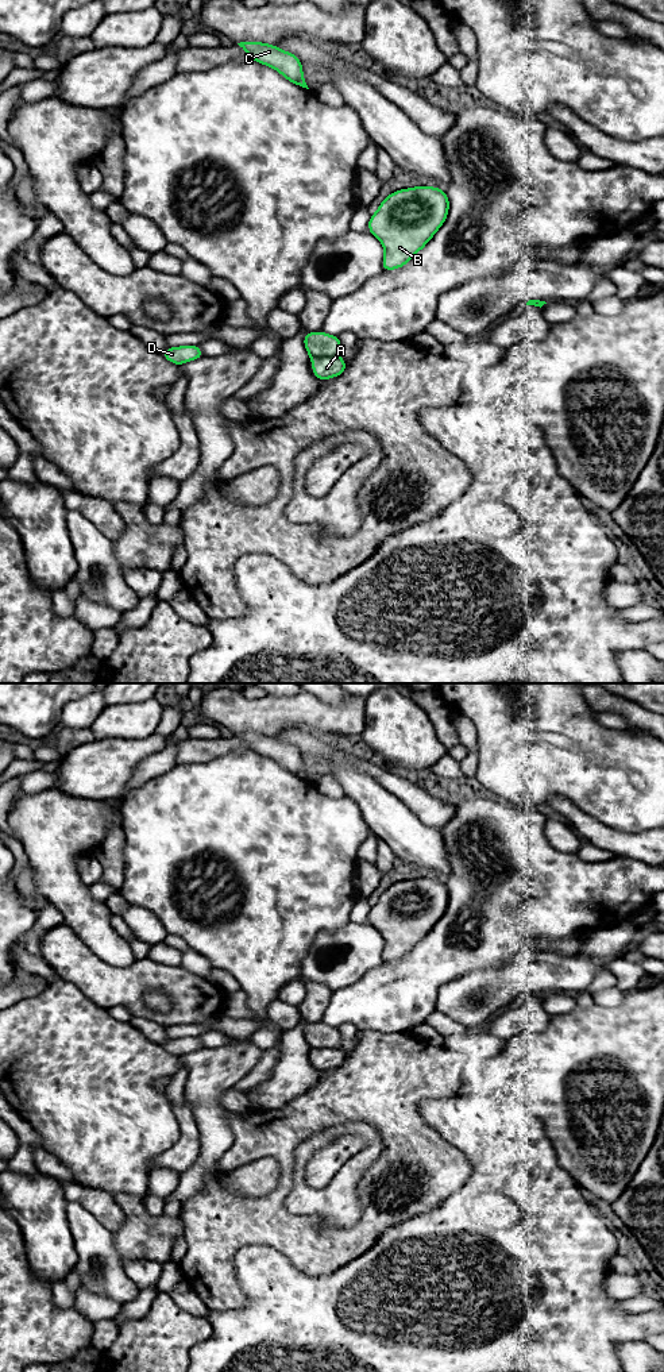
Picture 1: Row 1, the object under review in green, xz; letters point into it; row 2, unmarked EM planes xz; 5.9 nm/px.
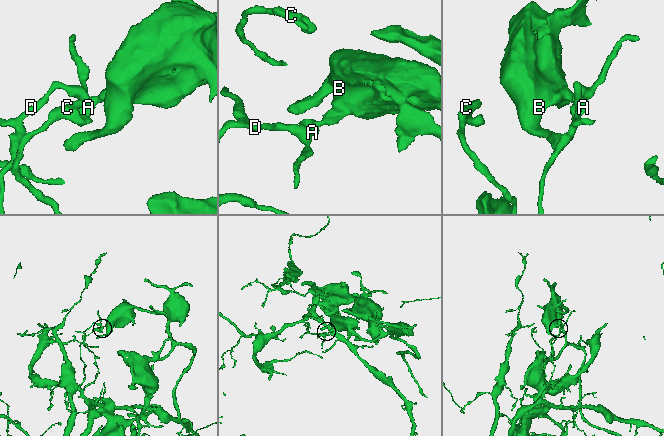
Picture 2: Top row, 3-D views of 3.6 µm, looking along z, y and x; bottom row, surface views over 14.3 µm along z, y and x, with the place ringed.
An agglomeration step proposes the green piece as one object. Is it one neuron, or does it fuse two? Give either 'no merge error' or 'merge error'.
merge error

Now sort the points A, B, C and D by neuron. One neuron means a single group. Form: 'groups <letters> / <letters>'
groups A C D / B

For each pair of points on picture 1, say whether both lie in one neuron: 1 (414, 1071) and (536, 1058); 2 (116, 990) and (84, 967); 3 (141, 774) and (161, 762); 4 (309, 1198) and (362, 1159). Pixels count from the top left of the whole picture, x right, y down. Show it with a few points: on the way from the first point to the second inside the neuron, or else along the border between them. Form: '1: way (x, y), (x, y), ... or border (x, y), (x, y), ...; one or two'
1: border (462, 1053), (460, 1089), (456, 1094); two
2: way (108, 986), (92, 975); one
3: way (146, 771), (155, 766); one
4: way (323, 1198), (351, 1172); one

